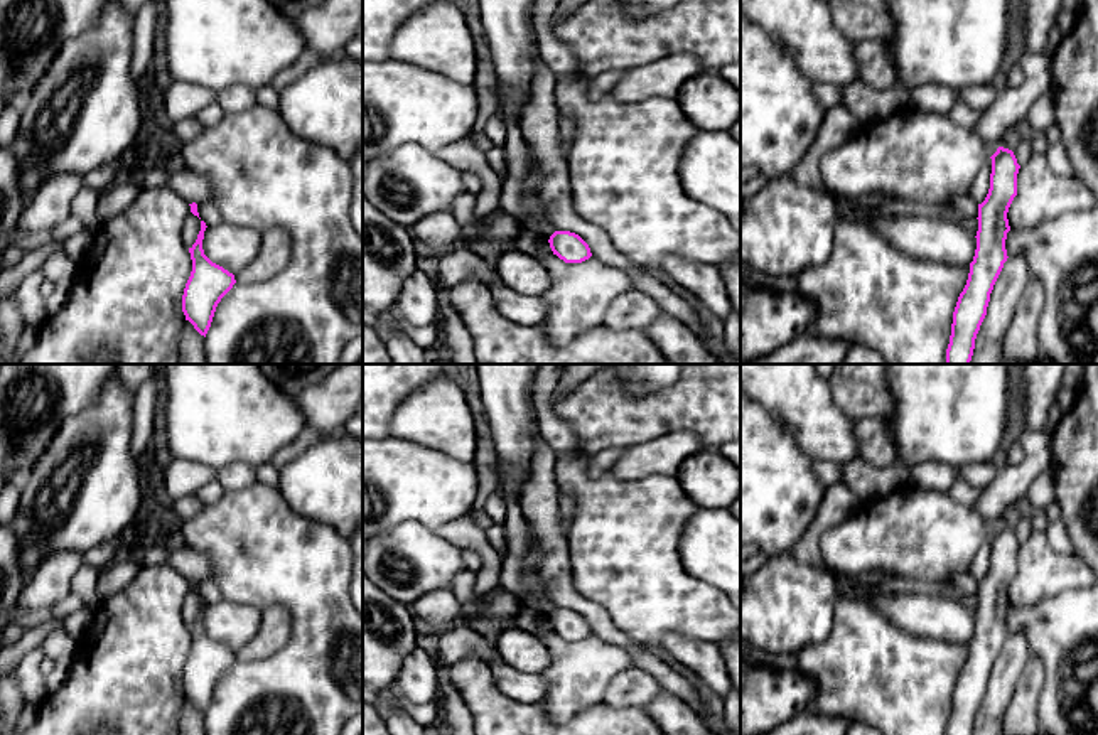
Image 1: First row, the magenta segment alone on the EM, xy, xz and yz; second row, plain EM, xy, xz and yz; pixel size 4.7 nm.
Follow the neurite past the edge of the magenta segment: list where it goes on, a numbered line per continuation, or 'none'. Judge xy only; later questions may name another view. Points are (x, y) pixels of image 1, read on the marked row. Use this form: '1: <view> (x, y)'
none

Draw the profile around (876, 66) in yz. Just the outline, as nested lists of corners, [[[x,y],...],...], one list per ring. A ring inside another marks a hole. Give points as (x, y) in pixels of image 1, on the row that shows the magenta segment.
[[[872,39],[855,44],[858,81],[887,89],[897,83],[897,67],[887,39]]]

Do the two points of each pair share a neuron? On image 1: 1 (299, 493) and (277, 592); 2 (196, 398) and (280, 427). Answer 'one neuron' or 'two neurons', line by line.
1: two neurons
2: one neuron

